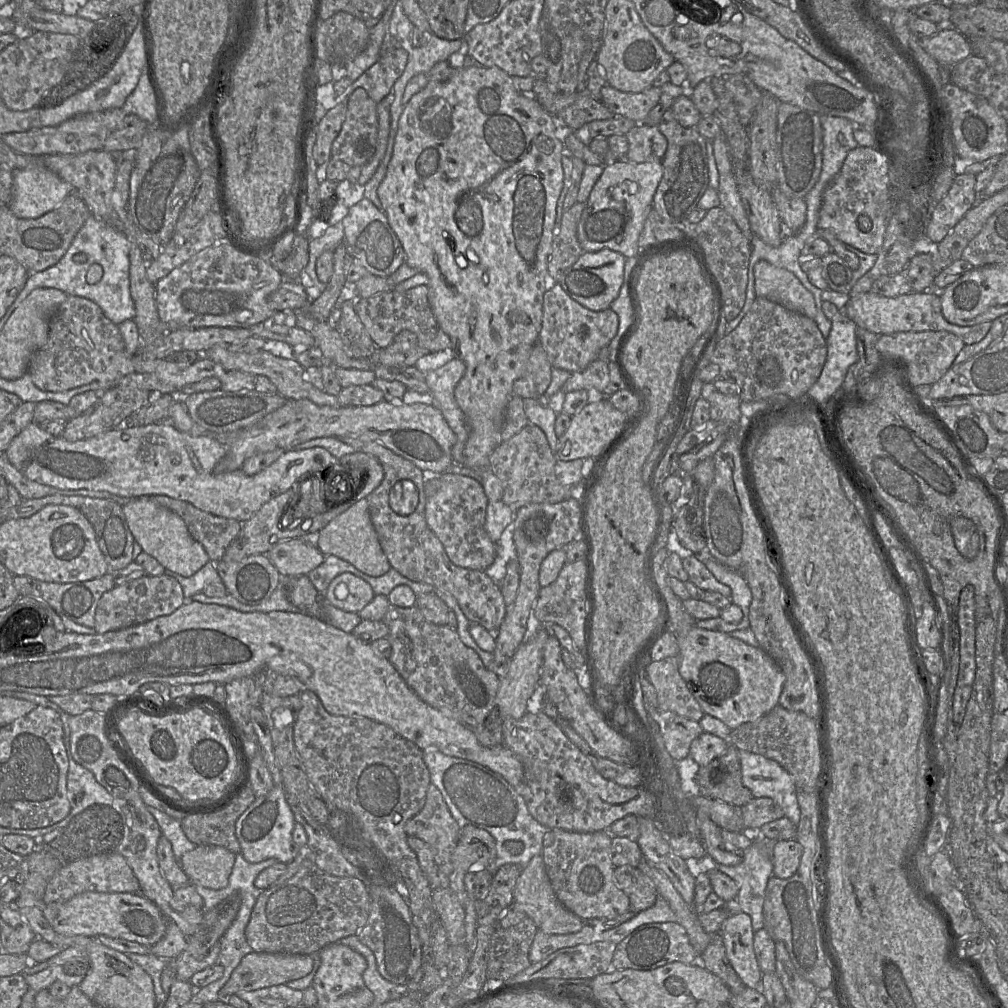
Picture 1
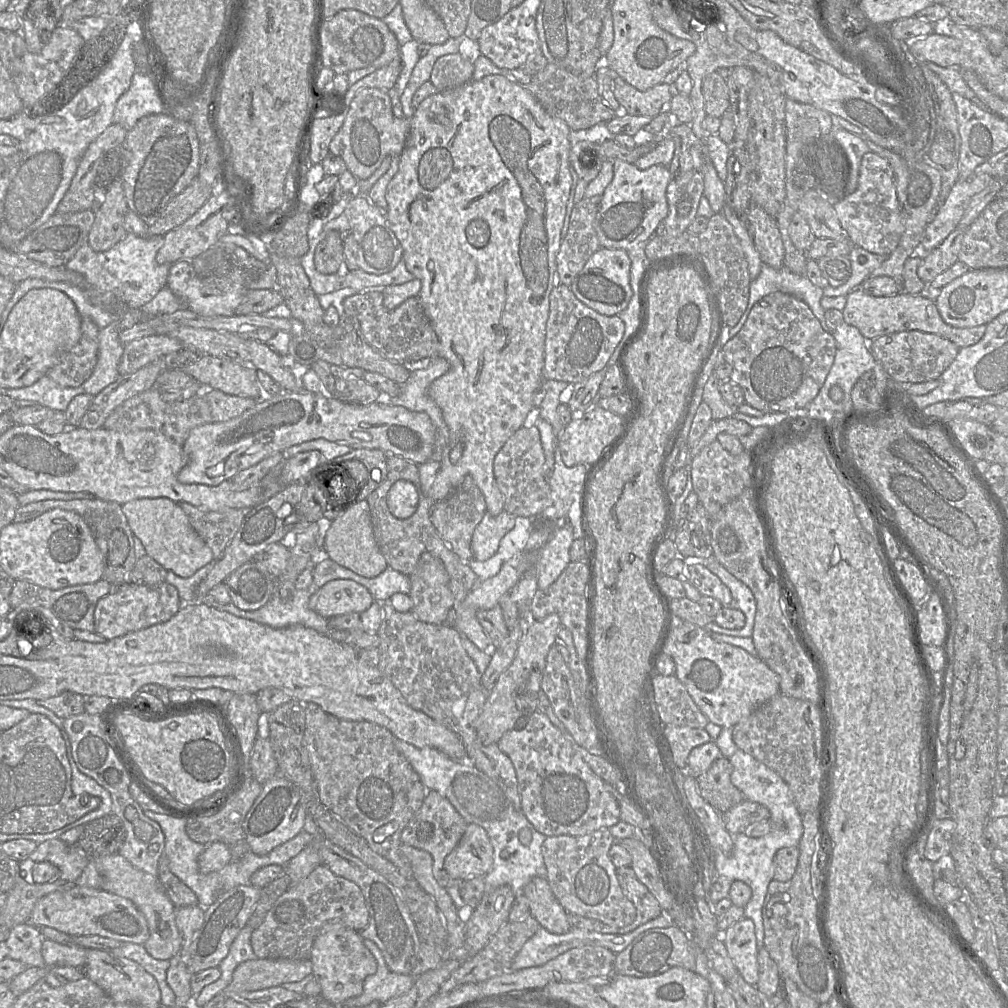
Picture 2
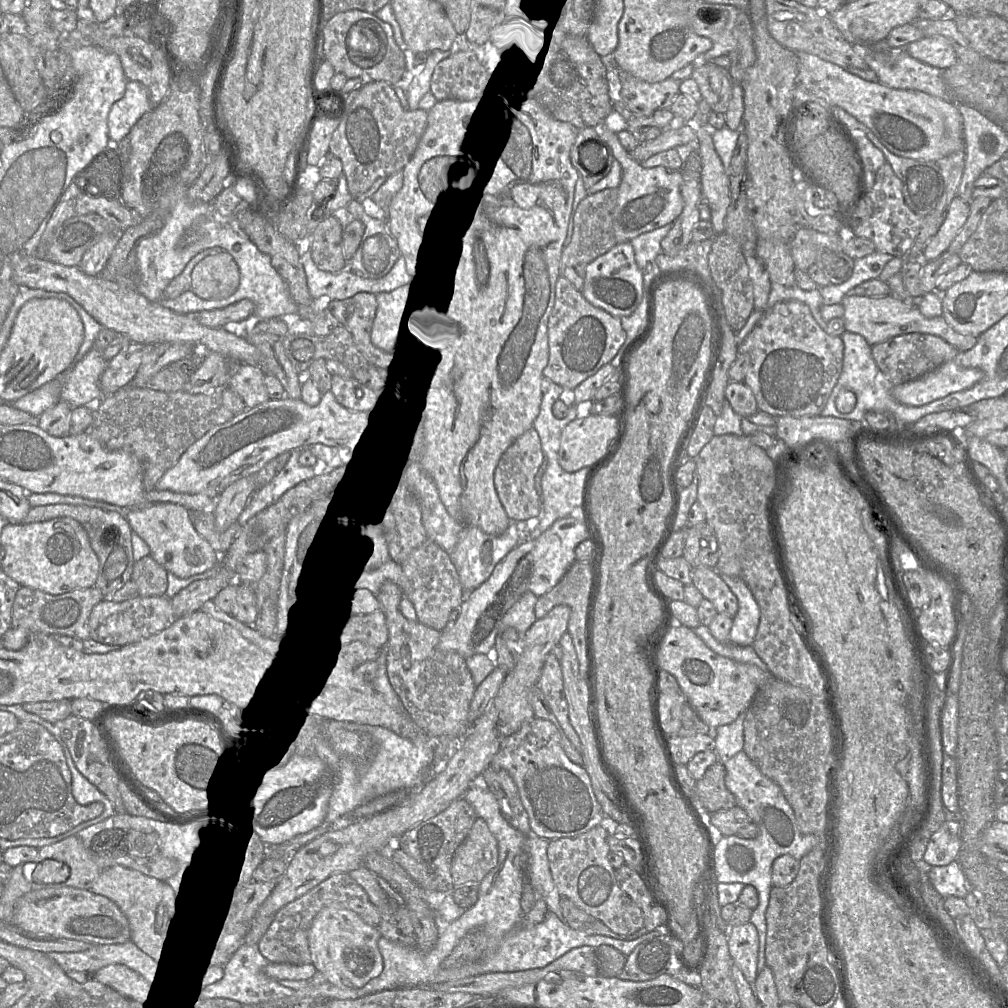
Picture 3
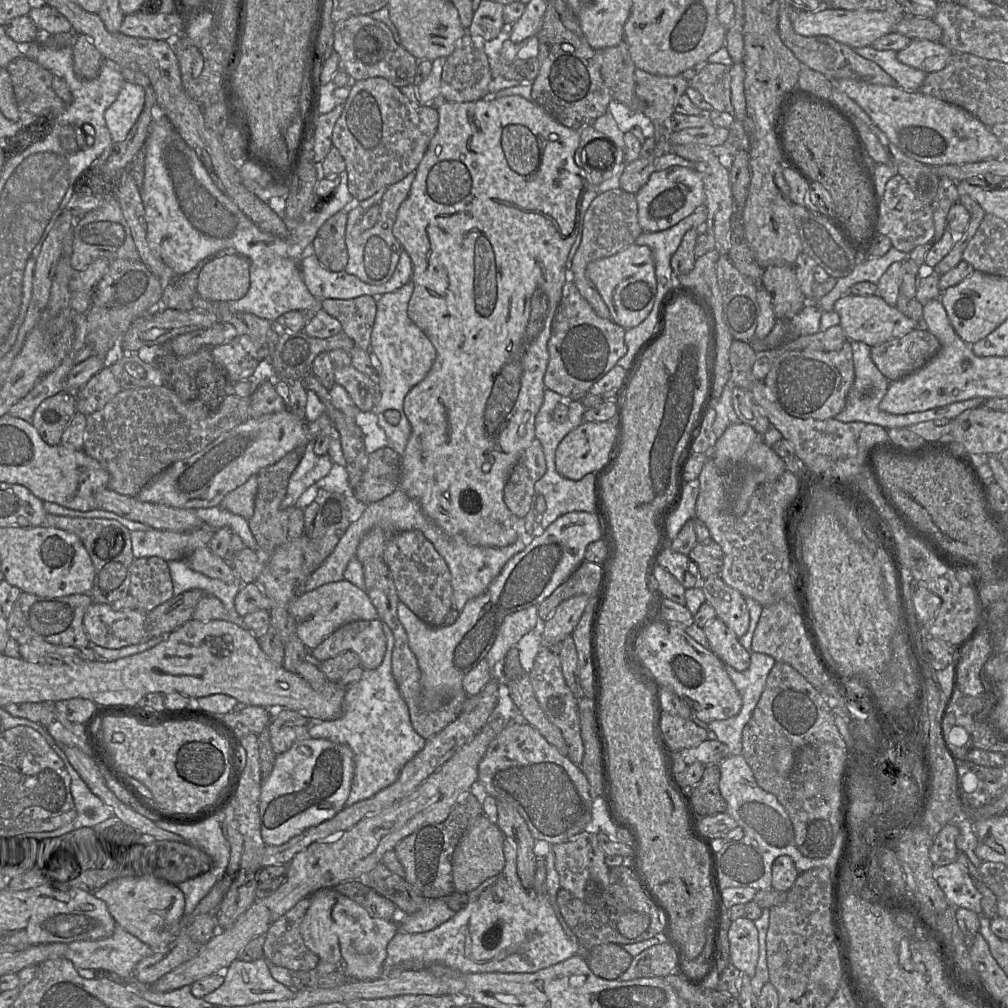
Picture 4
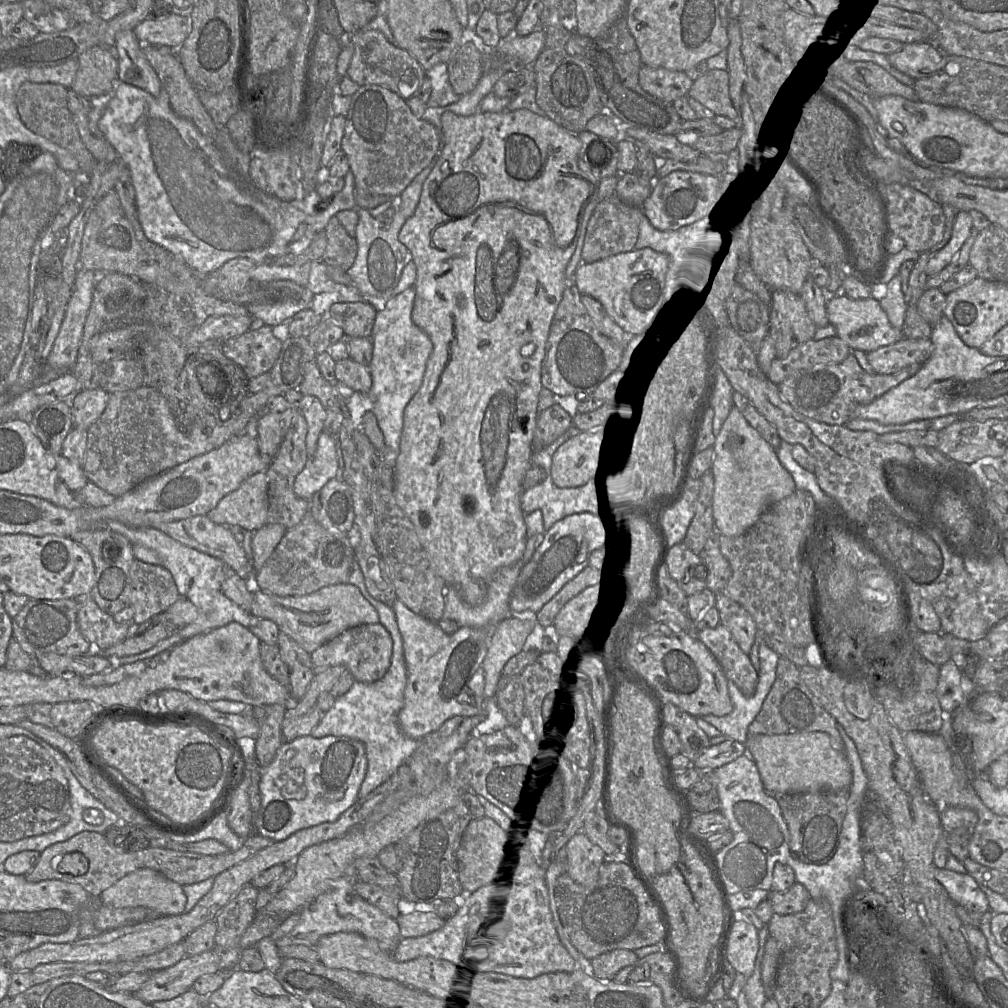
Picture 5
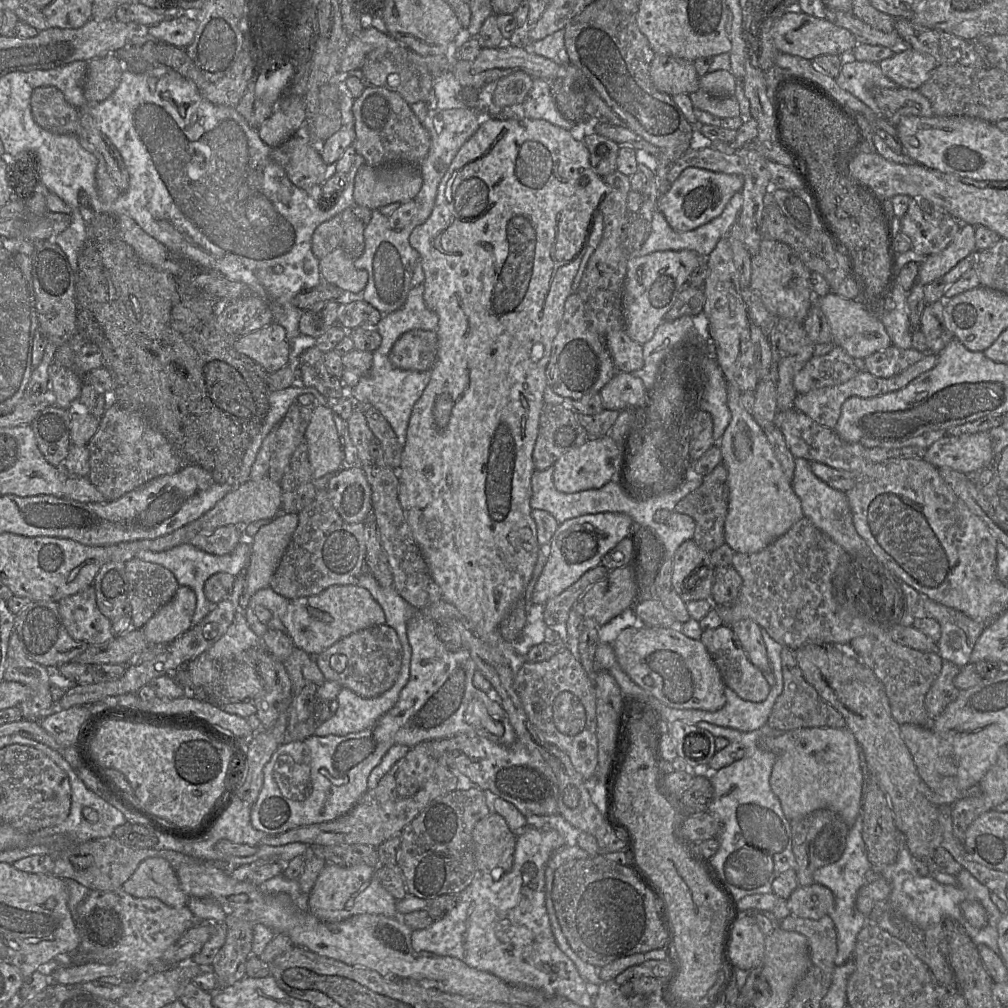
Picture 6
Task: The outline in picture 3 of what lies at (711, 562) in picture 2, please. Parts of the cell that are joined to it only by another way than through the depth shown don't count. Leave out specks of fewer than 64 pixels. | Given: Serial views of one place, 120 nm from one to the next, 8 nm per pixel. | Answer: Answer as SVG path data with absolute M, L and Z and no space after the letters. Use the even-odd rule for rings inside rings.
M717 573L727 584L738 601L738 612L729 634L730 643L741 647L752 646L760 621L758 604L744 581Z

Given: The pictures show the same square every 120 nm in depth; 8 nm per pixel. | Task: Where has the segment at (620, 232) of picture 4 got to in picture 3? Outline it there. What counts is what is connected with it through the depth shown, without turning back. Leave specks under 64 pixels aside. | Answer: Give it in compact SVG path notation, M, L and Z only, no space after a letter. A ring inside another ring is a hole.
M608 188L587 195L574 213L571 241L563 248L561 254L560 275L568 279L580 292L584 285L586 266L618 244L612 225L612 213L617 195L617 188Z

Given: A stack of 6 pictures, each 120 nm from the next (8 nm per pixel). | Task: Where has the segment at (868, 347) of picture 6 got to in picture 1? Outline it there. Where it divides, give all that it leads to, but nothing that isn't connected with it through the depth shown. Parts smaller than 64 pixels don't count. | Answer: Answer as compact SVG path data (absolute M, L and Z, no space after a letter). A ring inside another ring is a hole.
M871 291L860 293L854 297L850 297L844 309L839 309L847 315L857 327L864 328L877 336L884 334L891 334L895 332L922 332L922 331L947 331L959 337L964 344L970 345L980 342L988 333L991 322L982 322L973 326L958 326L949 323L942 315L941 312L941 298L930 292L911 292L896 297L885 297L875 294Z

